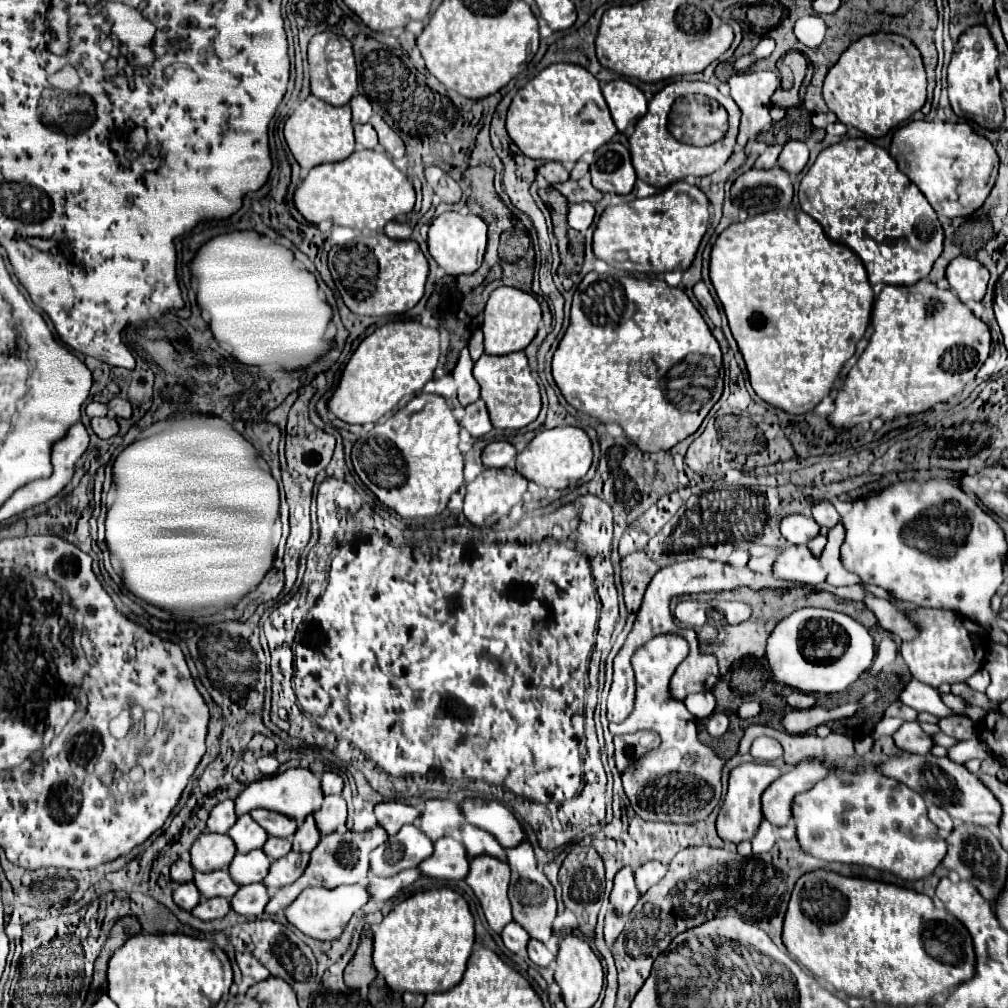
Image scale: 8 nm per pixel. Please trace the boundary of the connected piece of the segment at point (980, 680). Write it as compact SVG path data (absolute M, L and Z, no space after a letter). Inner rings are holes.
M982 669L982 671L977 671L972 675L966 683L974 690L978 690L979 692L986 691L990 684L990 674Z

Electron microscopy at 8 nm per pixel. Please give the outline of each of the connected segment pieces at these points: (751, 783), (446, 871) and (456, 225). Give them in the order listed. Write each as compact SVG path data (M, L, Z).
M744 763L738 765L732 773L730 773L730 787L728 787L728 795L724 799L724 805L718 813L718 821L716 821L716 829L718 835L726 841L732 843L740 843L740 841L750 841L756 833L756 829L762 823L762 805L760 805L760 797L764 793L764 789L776 781L776 777L780 777L778 767L772 765L764 765L764 763Z
M442 837L434 843L434 853L418 865L420 873L436 879L464 879L468 873L468 855L460 841Z
M455 211L442 213L440 217L436 217L428 229L428 253L434 257L434 261L438 263L438 267L442 267L448 275L458 277L464 273L474 273L478 271L482 257L484 257L484 249L486 249L486 223L478 217L478 215L462 215Z

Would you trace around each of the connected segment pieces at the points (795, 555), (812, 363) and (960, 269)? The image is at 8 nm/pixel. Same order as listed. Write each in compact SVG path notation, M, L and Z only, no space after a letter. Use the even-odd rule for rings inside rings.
M790 545L774 561L772 573L776 579L794 581L802 585L818 585L826 581L826 573L818 563L818 557L810 553L806 545Z
M800 209L760 213L724 229L710 253L710 279L744 357L752 389L762 401L794 415L810 411L830 393L842 365L854 355L874 305L875 294L860 257L828 239L820 223Z
M956 257L946 267L946 279L950 287L956 291L958 299L966 304L968 301L982 303L986 285L988 285L988 269L970 257Z

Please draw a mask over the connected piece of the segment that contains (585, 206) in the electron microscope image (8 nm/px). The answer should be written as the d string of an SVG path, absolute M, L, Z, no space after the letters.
M576 203L568 209L568 225L576 231L586 231L592 225L594 207L590 203Z

